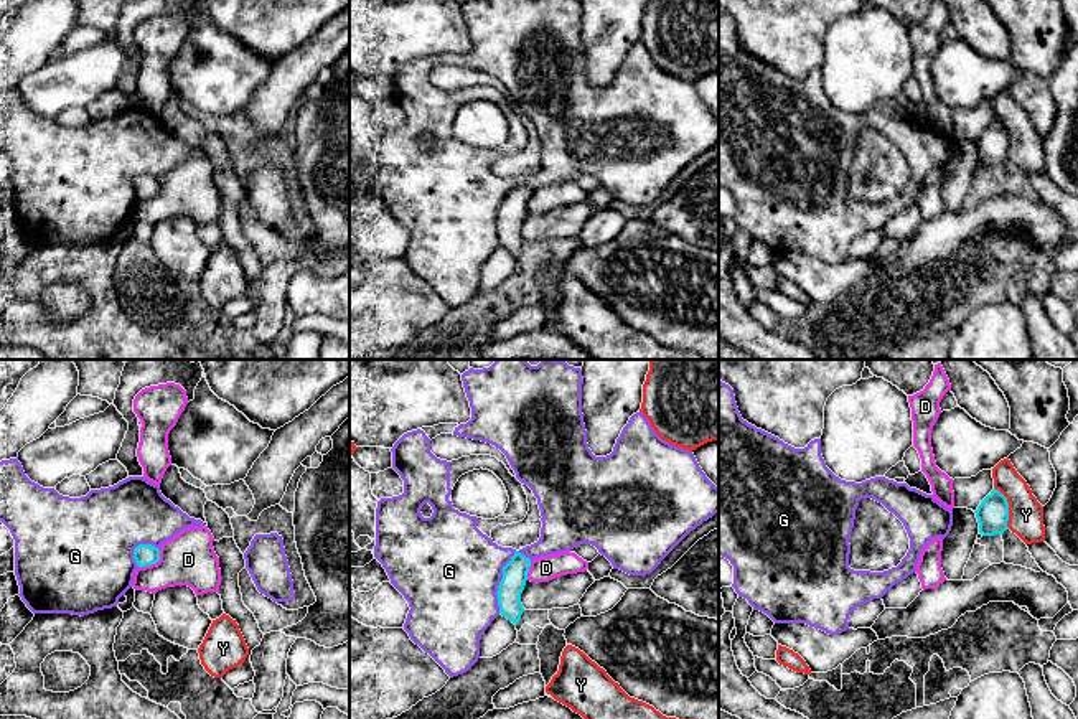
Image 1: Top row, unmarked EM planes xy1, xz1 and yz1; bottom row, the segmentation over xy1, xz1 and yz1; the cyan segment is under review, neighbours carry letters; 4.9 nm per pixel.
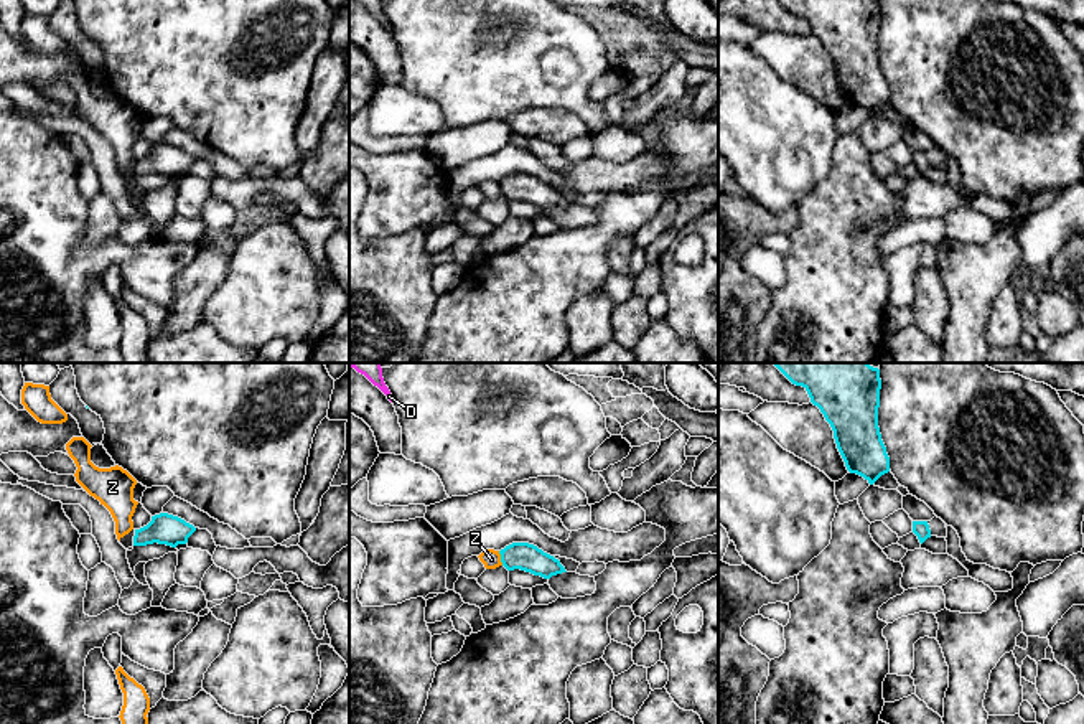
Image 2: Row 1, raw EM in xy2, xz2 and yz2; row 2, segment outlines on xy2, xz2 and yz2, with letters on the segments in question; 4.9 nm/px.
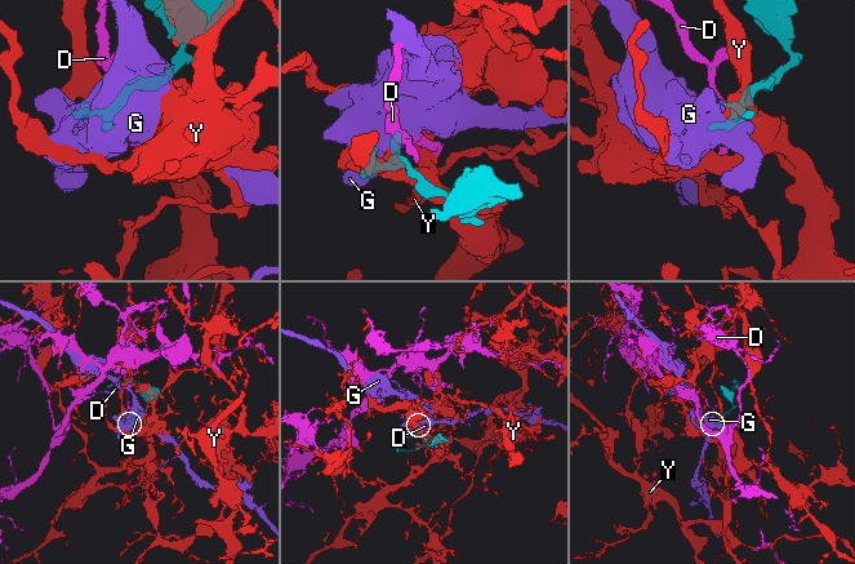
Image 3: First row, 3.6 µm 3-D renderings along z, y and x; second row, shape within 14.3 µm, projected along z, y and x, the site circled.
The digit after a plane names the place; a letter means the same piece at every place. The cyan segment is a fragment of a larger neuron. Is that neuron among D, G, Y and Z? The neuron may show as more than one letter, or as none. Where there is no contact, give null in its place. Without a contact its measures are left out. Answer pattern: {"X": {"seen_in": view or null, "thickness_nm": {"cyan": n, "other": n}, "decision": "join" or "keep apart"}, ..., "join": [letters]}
{"D": {"seen_in": "xy1", "thickness_nm": {"cyan": 110, "other": 260}, "decision": "keep apart"}, "G": {"seen_in": "xz1", "thickness_nm": {"cyan": 130, "other": 480}, "decision": "keep apart"}, "Y": {"seen_in": "yz1", "thickness_nm": {"cyan": 160, "other": 180}, "decision": "keep apart"}, "Z": {"seen_in": "xz2", "thickness_nm": {"cyan": 140, "other": 90}, "decision": "keep apart"}, "join": []}

